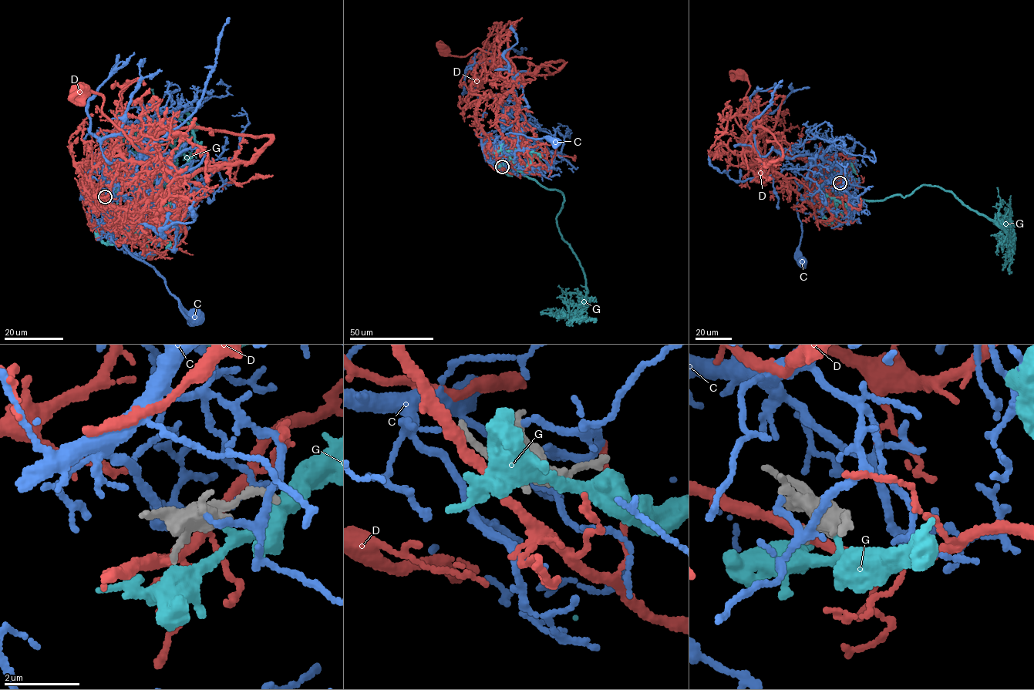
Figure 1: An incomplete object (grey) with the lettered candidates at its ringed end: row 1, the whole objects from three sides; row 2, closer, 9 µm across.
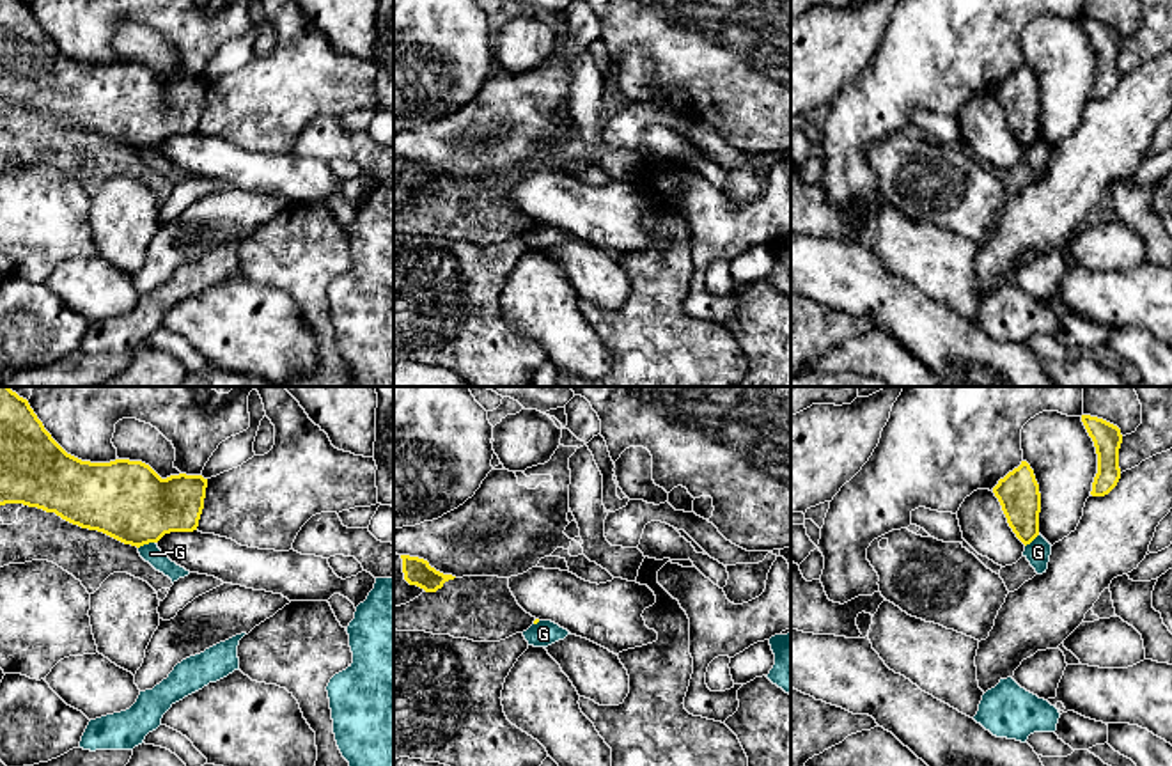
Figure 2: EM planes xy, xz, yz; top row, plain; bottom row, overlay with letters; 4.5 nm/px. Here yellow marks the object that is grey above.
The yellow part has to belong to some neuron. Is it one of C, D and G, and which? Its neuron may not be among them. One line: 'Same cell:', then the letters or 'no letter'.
Same cell: no letter

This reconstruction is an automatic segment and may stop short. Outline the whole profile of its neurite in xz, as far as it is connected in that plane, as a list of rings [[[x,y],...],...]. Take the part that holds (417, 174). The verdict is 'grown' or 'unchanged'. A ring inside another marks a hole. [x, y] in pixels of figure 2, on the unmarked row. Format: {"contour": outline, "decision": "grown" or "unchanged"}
{"contour": [[[401,158],[404,183],[410,188],[417,188],[426,195],[436,195],[445,184],[454,183],[452,177],[443,177],[429,168],[427,163],[410,158]]], "decision": "unchanged"}

